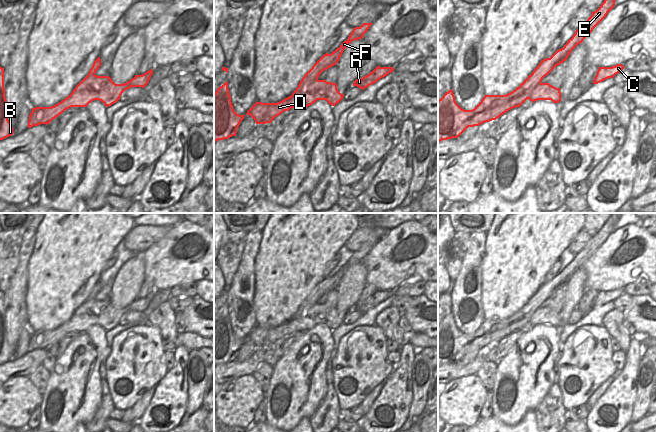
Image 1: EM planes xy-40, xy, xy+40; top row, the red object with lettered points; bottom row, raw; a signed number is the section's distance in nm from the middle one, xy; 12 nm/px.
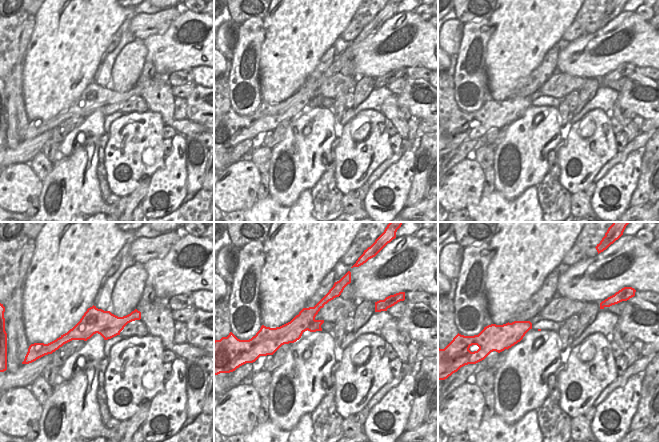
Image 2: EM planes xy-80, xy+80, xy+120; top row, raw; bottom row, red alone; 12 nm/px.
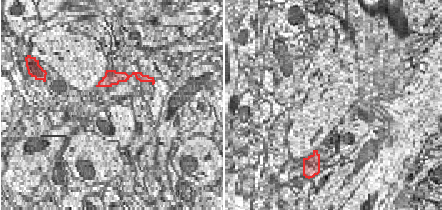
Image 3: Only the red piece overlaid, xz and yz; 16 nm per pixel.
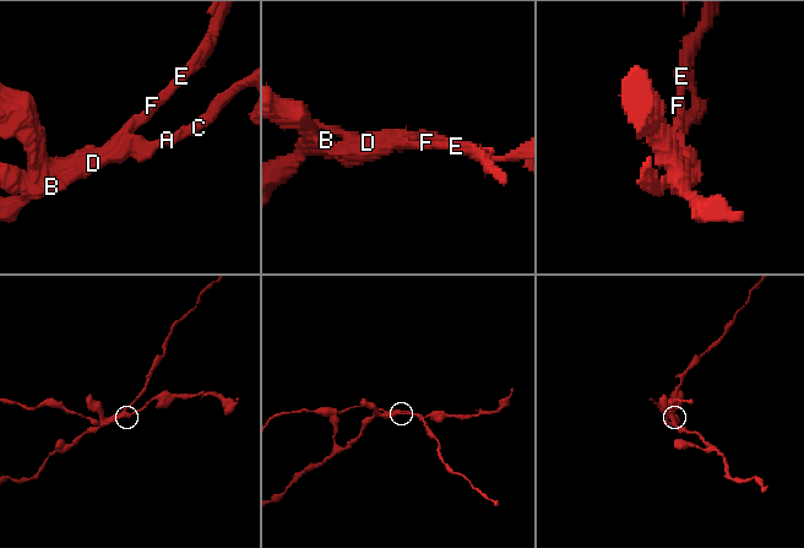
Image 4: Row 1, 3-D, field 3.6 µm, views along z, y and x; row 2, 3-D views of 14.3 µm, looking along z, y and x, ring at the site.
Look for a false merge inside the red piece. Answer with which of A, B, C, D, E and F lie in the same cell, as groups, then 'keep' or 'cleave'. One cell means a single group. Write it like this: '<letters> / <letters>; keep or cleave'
A C / B D E F; cleave

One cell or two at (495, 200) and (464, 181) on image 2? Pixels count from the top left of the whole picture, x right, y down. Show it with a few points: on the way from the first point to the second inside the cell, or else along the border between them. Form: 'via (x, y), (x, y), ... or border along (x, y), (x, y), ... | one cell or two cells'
border along (482, 195), (476, 204), (469, 204), (466, 207) | two cells

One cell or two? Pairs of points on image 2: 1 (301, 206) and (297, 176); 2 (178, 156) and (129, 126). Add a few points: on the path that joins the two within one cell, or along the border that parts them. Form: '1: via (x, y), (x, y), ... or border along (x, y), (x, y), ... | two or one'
1: border along (310, 189), (305, 189), (290, 206), (276, 201) | two
2: border along (166, 156), (163, 164), (152, 175) | two

